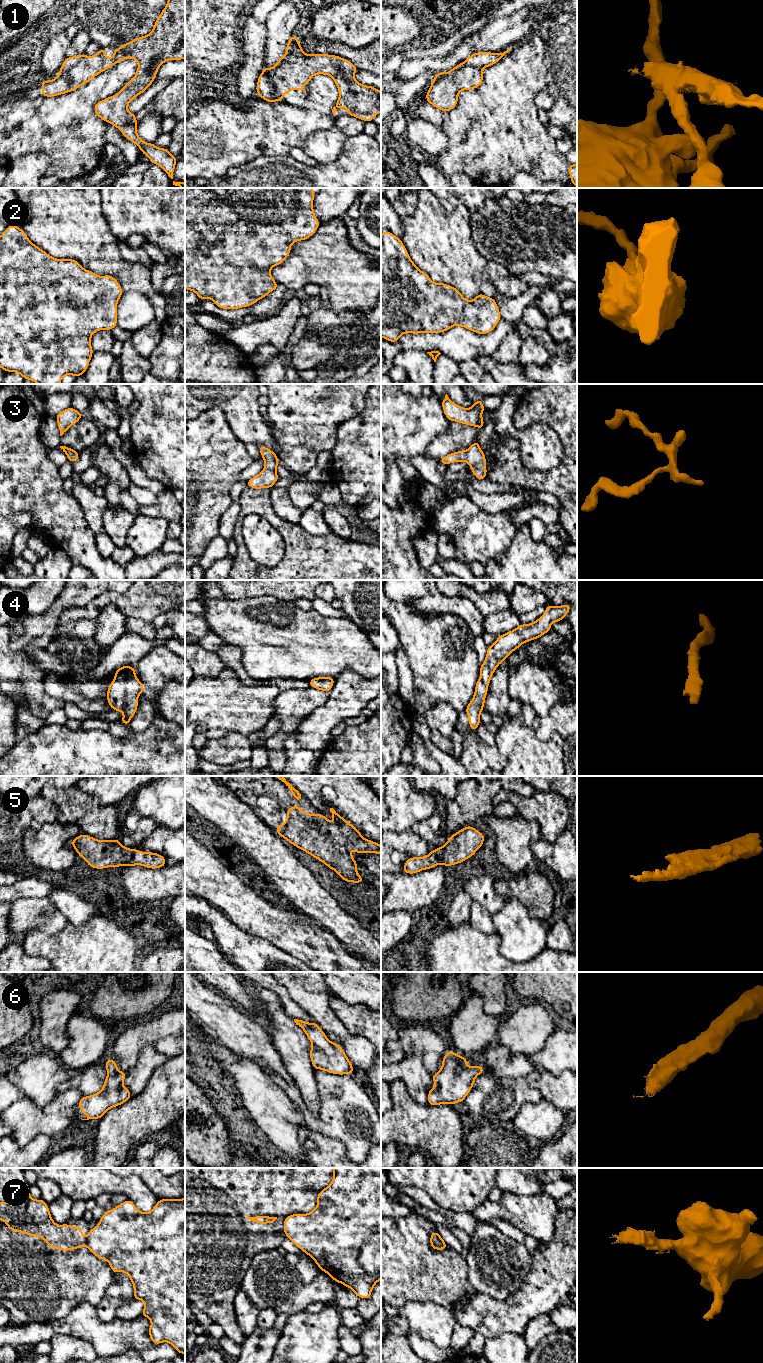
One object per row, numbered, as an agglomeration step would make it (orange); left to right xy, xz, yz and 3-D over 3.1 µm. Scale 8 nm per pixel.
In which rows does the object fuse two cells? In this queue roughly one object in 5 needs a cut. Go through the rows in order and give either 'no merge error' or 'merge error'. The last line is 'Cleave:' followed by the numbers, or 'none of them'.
1: merge error
2: no merge error
3: no merge error
4: no merge error
5: no merge error
6: no merge error
7: merge error
Cleave: 1, 7

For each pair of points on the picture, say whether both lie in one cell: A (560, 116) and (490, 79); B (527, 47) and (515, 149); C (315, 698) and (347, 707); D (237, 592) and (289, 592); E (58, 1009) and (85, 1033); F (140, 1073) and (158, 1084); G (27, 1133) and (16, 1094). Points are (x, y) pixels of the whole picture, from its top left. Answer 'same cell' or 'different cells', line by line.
A: different cells
B: same cell
C: different cells
D: same cell
E: different cells
F: different cells
G: different cells

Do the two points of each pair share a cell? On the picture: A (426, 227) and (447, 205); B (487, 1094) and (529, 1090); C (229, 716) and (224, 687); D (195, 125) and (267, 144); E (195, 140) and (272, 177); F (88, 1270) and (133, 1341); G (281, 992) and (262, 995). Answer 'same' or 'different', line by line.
A: different
B: same
C: same
D: same
E: different
F: different
G: different

